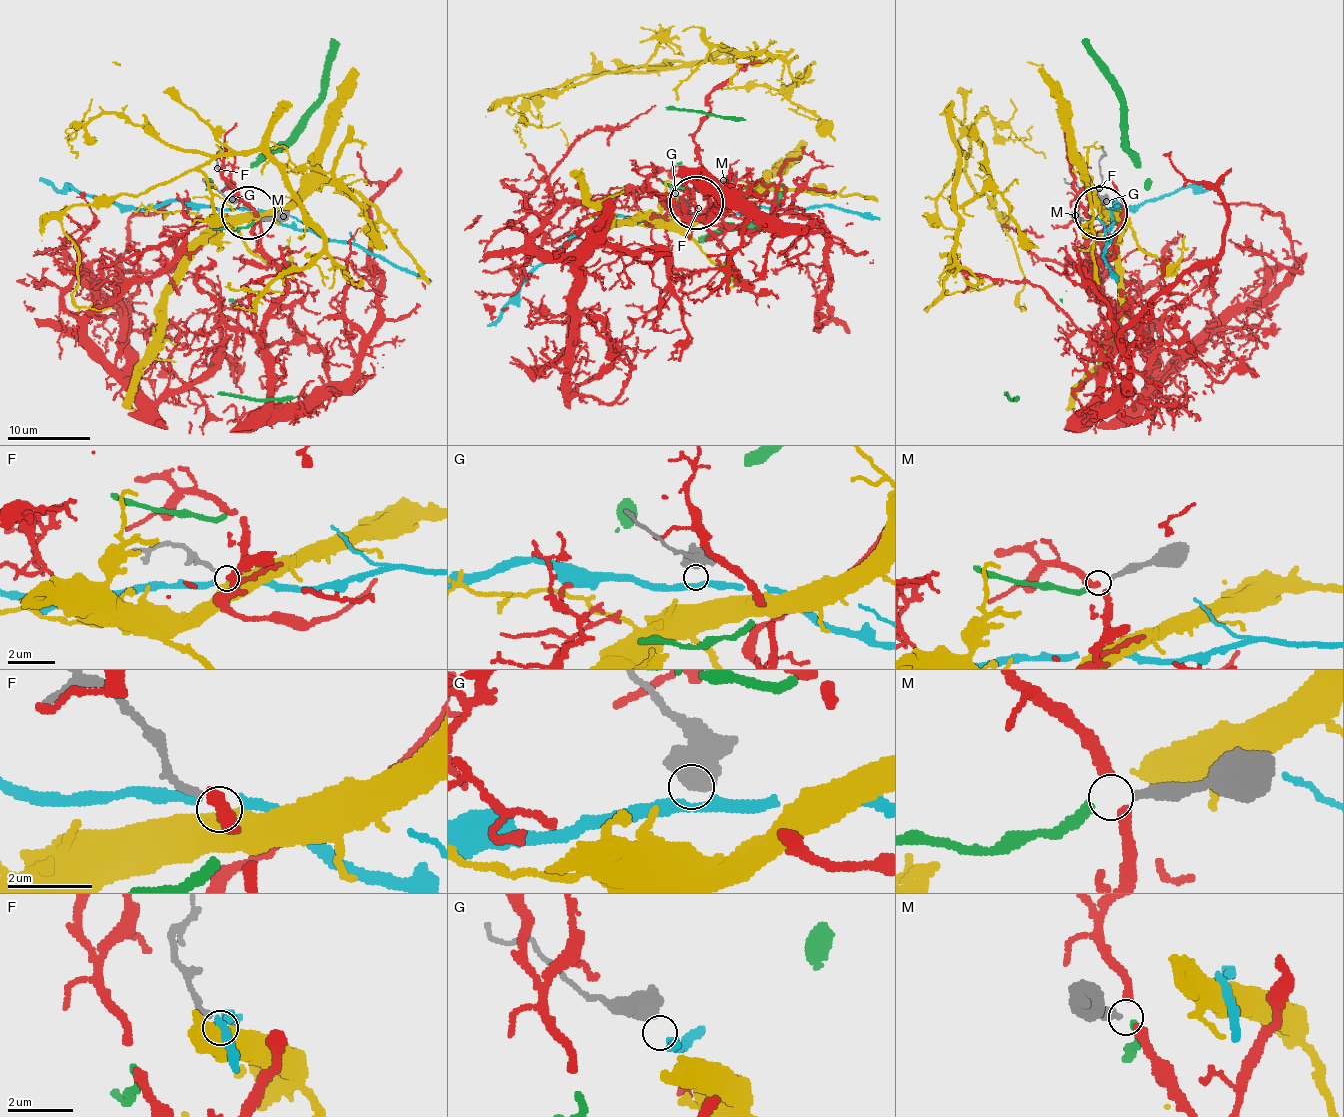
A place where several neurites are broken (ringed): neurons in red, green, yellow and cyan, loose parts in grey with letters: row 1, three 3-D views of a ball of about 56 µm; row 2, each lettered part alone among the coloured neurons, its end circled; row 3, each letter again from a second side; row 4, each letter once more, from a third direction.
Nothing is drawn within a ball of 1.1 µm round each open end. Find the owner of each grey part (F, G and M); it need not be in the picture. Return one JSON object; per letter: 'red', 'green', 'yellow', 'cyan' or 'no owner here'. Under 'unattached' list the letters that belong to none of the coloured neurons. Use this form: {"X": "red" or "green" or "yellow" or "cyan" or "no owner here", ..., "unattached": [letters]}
{"F": "yellow", "G": "cyan", "M": "green", "unattached": []}

